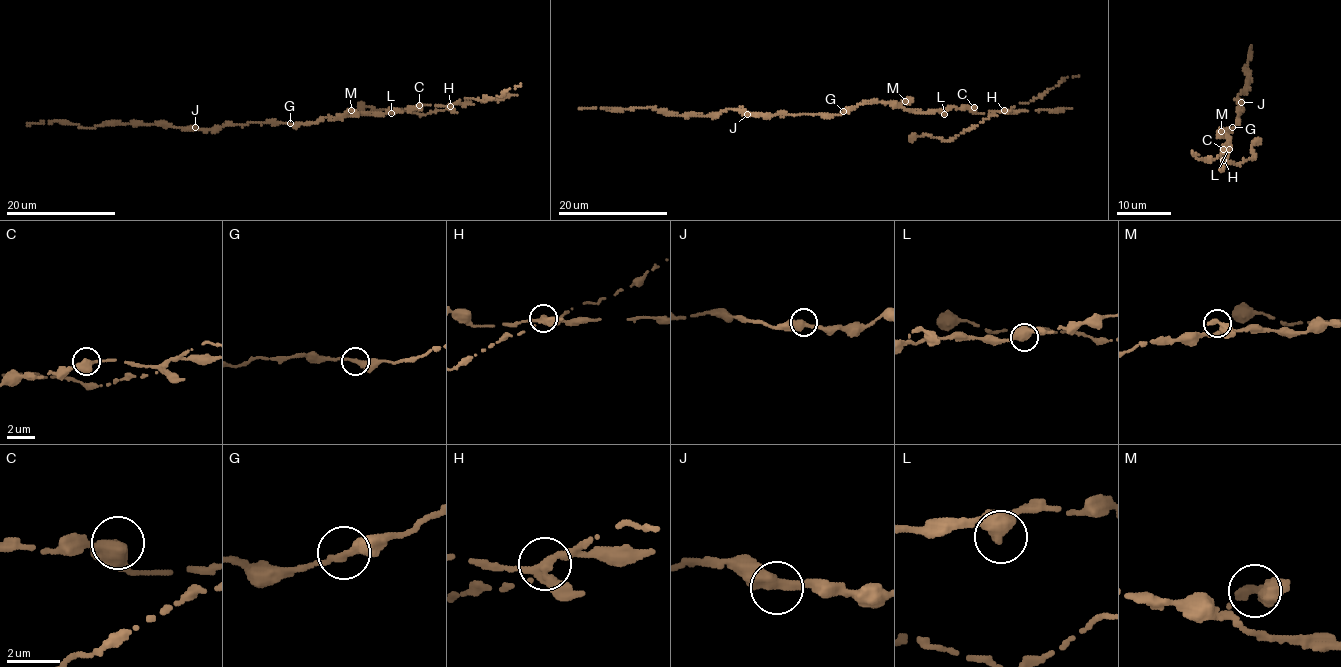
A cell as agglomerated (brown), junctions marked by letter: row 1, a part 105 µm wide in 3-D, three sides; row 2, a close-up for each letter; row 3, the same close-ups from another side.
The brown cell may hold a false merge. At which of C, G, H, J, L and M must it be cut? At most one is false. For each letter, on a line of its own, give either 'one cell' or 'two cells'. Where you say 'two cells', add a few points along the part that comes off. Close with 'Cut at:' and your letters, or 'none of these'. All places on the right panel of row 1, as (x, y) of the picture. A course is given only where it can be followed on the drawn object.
C: one cell
G: one cell
H: two cells; foreign part runs (1223, 160), (1236, 165), (1256, 157), (1252, 150), (1259, 139)
J: one cell
L: one cell
M: one cell
Cut at: H

